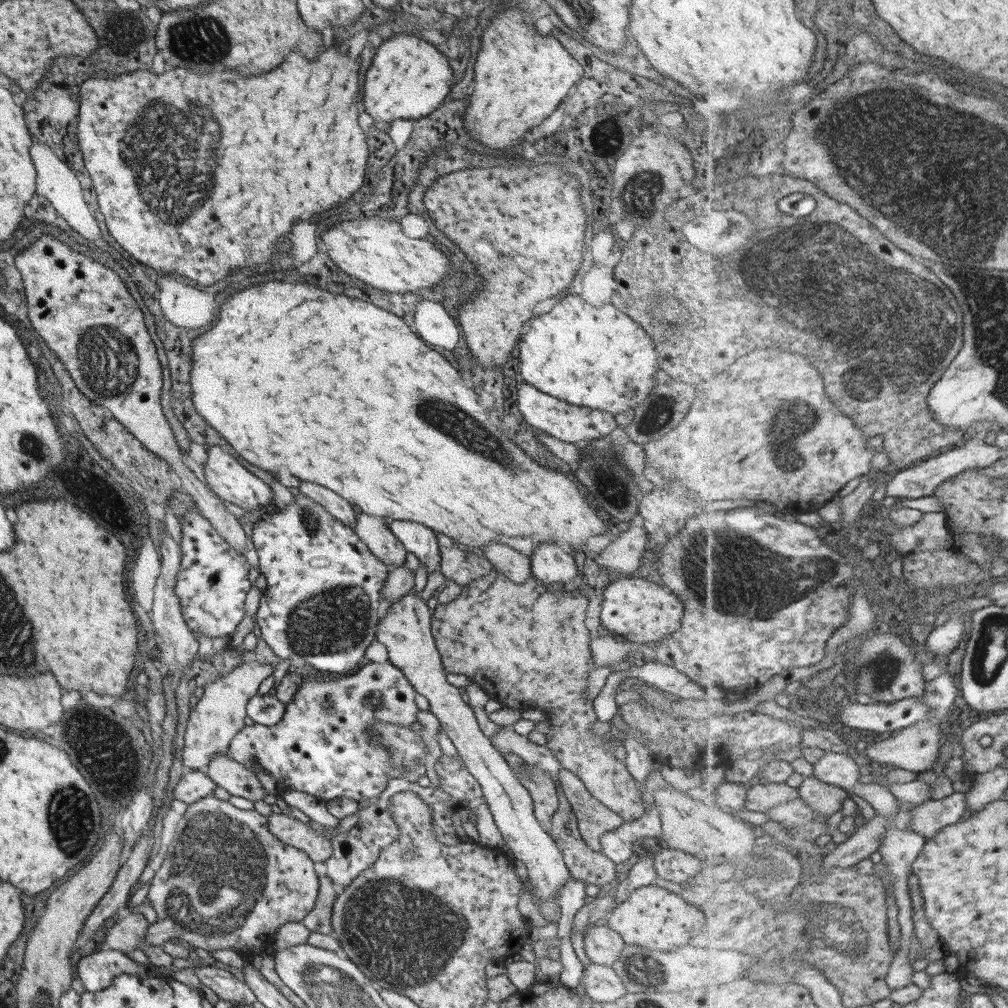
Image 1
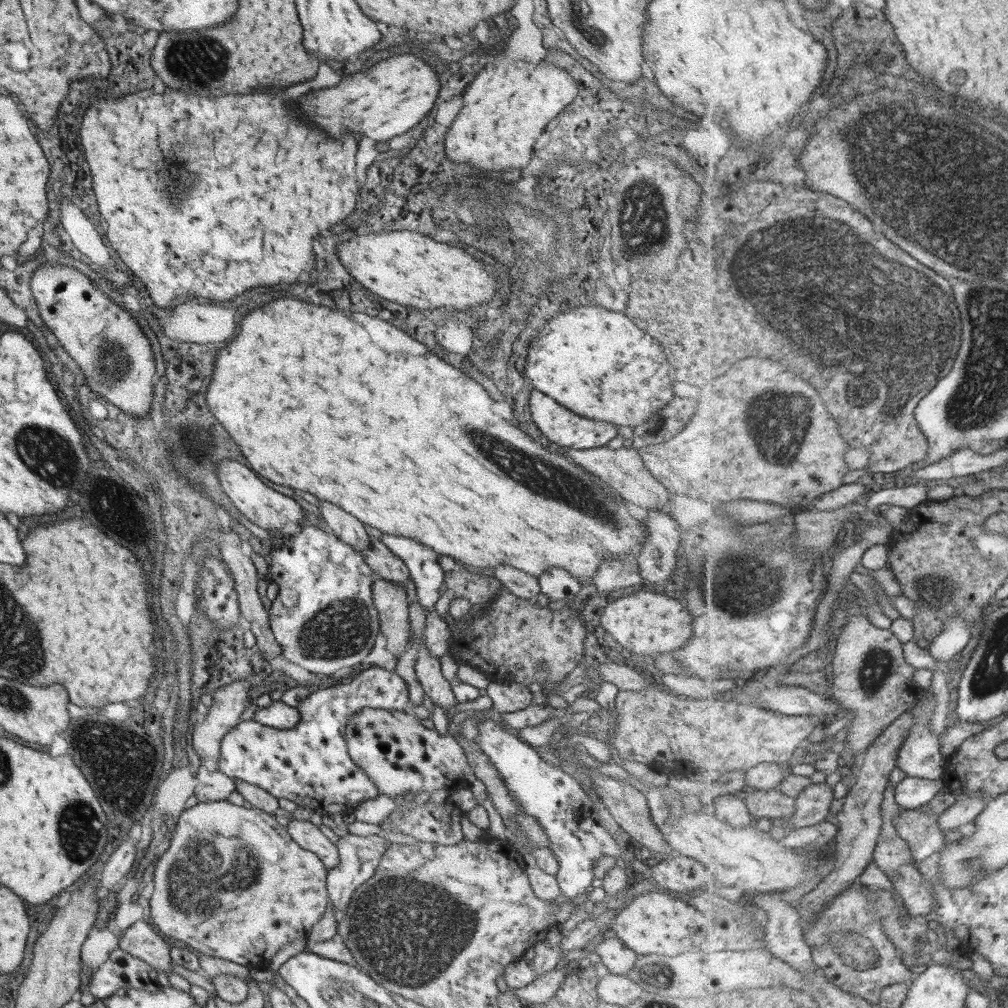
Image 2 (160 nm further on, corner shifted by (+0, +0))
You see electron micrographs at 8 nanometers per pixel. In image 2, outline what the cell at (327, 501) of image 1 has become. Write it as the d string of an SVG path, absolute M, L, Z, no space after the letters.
M318 501L322 524L337 537L337 540L344 542L359 553L368 548L370 540L365 533L363 523L329 502Z

